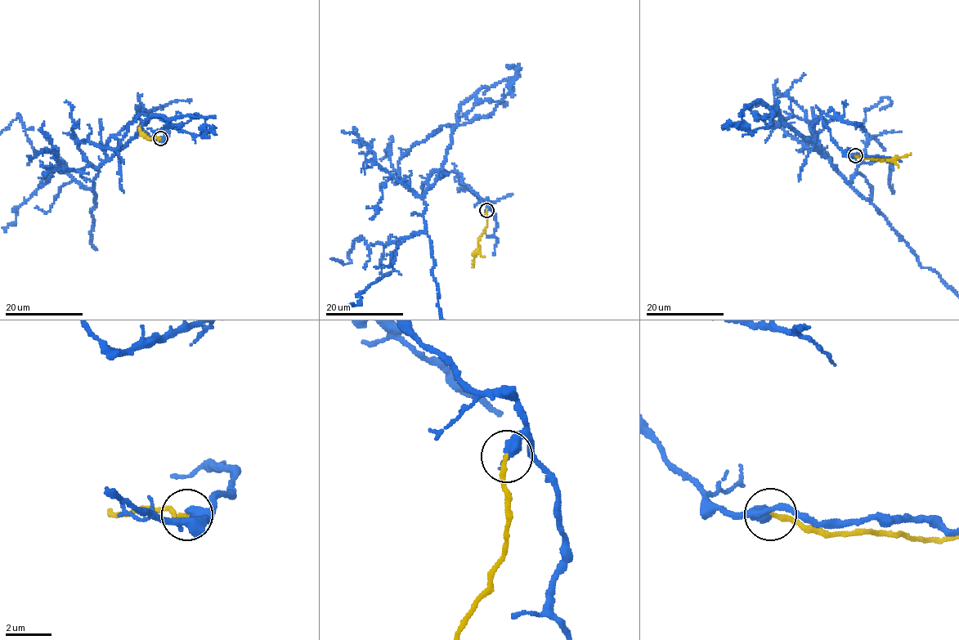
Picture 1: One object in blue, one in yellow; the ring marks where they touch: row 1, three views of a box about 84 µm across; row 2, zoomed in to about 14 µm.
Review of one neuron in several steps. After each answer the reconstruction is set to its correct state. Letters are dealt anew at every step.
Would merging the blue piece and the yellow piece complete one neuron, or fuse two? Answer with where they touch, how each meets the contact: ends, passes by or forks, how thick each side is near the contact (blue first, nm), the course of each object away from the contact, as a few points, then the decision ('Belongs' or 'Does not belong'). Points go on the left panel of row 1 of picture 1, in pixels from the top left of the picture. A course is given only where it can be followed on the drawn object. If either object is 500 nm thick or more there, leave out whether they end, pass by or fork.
Place: (160, 138). At the ring blue ends. At the ring yellow ends. Thickness 480 nm (blue) against 200 nm. Course of yellow: (160, 139), (147, 139), (139, 126). Does not belong

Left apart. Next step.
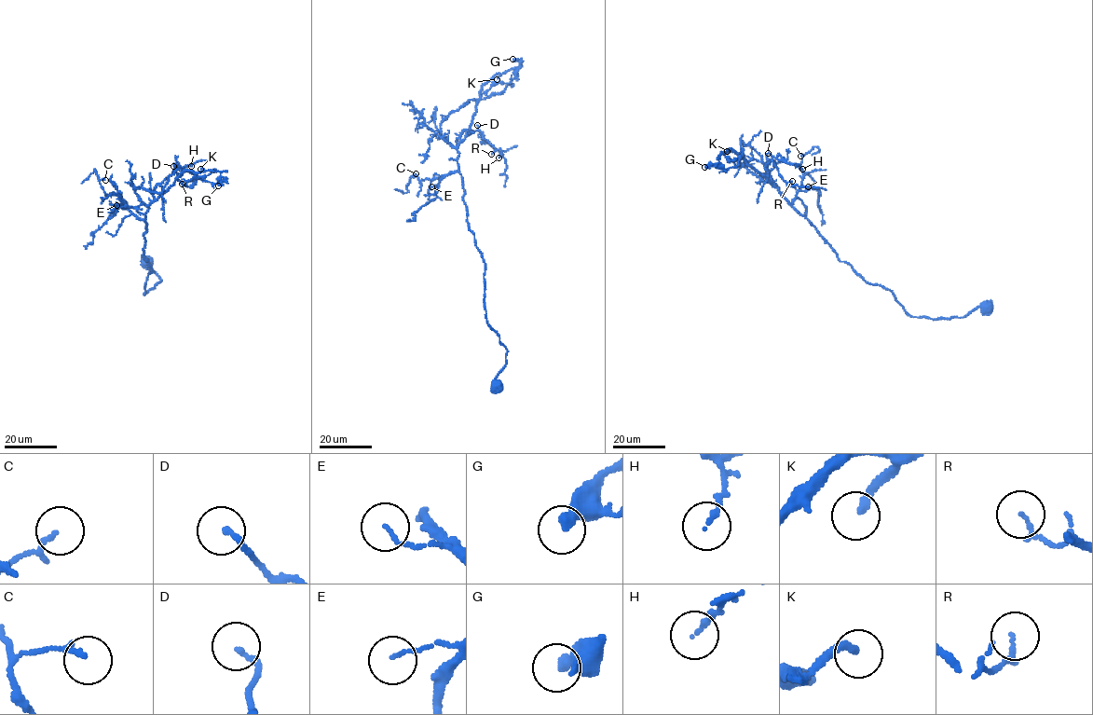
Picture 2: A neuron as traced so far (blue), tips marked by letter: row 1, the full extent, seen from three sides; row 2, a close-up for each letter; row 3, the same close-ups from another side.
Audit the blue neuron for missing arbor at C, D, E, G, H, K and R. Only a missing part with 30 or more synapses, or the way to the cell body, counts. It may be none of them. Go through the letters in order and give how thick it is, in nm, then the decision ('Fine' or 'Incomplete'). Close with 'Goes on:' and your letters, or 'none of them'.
C: Thickness 140 nm. Fine
D: Thickness 170 nm. Fine
E: Thickness 100 nm. Fine
G: Thickness 360 nm. Fine
H: Thickness 150 nm. Fine
K: Thickness 240 nm. Incomplete
R: Thickness 130 nm. Fine
Goes on: K

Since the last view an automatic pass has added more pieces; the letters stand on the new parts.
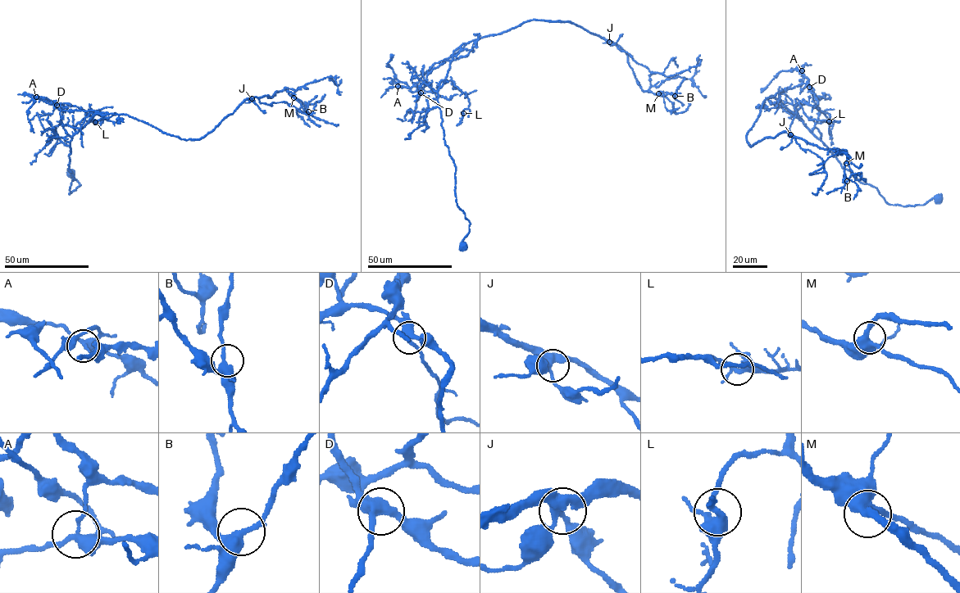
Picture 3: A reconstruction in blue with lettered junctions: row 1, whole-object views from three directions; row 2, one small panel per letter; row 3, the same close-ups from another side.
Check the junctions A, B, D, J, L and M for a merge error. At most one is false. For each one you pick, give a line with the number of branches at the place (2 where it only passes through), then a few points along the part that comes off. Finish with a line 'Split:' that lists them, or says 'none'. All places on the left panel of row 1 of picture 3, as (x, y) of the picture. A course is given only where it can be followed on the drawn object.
Split: none

